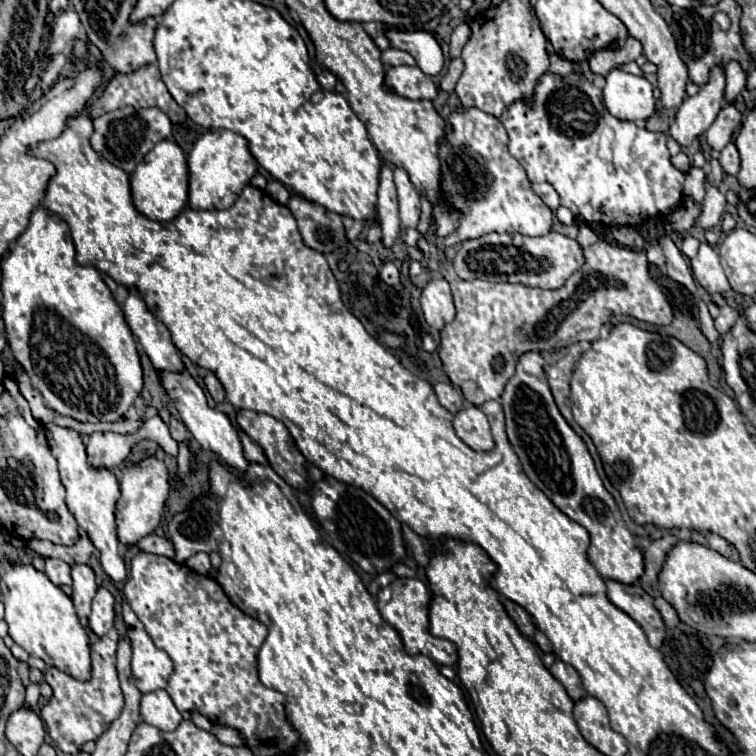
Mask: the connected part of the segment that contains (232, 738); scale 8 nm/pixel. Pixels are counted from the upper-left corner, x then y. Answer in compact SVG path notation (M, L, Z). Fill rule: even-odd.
M215 725L211 731L213 731L215 737L217 737L221 743L225 743L225 745L241 745L241 743L243 743L241 735L239 735L235 729L231 729L231 727L219 727L219 725Z

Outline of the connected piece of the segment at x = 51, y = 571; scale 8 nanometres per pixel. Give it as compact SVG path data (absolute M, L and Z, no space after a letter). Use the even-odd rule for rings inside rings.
M45 559L45 575L55 585L71 585L71 567L61 559Z

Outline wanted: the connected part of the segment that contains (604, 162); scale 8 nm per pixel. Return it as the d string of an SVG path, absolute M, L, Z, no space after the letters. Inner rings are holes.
M543 73L535 85L531 101L513 101L501 115L501 123L509 135L509 153L527 171L531 183L547 181L561 195L561 205L569 207L589 223L603 225L639 225L649 217L667 217L683 197L685 173L671 165L665 145L665 133L653 133L641 123L619 121L613 117L597 89L581 73L557 75Z

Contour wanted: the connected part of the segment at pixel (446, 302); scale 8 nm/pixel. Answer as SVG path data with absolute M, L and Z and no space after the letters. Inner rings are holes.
M431 279L421 291L421 307L431 327L441 329L455 317L455 305L449 283L445 279Z

